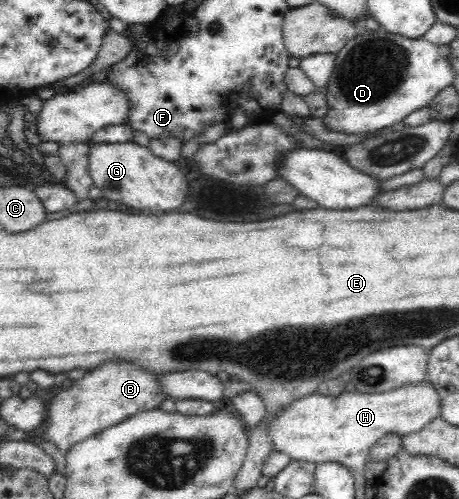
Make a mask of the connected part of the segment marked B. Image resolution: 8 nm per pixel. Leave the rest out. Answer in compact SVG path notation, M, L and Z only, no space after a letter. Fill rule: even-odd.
M108 362L88 370L84 378L76 380L69 389L62 390L50 400L40 444L46 442L66 454L72 446L102 429L114 426L137 412L158 409L164 397L154 373L132 366L132 363Z

